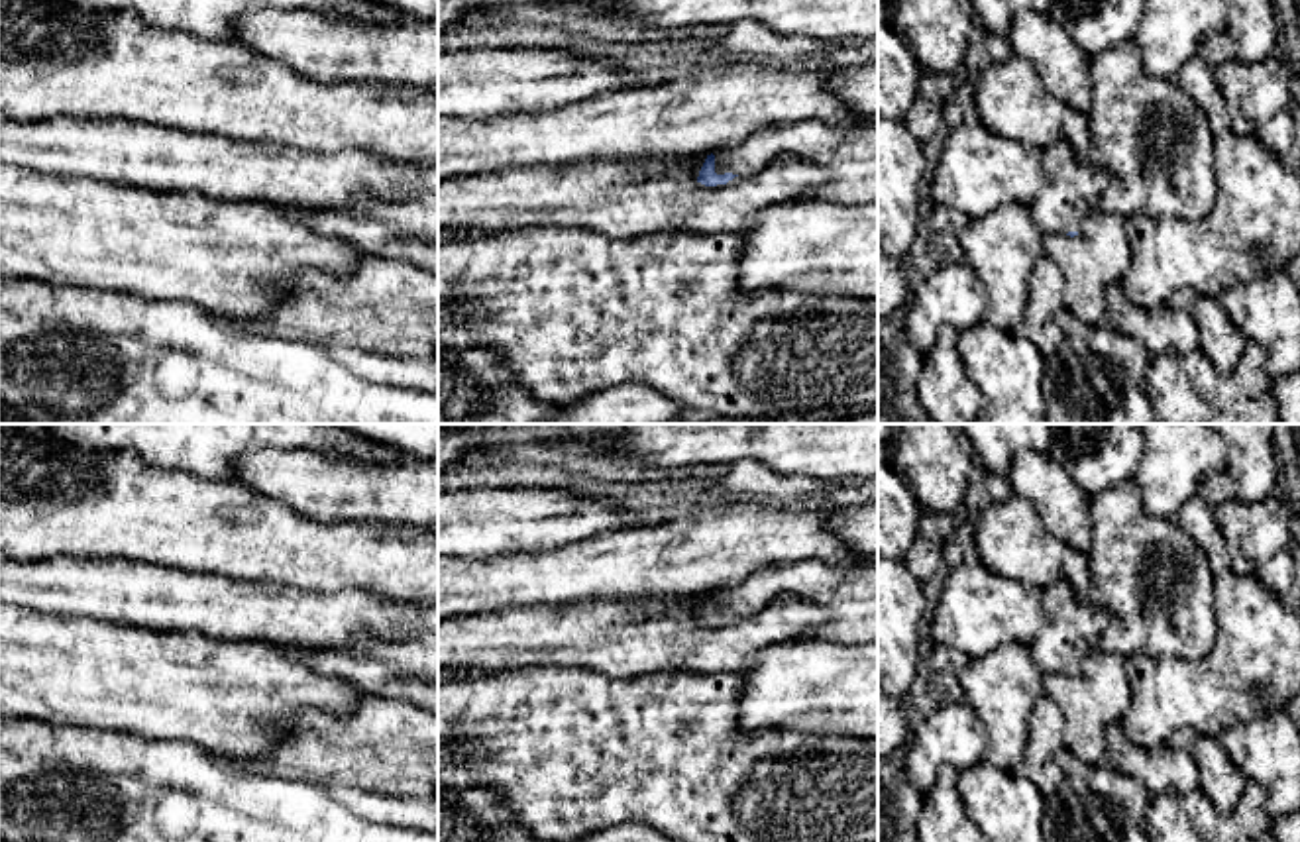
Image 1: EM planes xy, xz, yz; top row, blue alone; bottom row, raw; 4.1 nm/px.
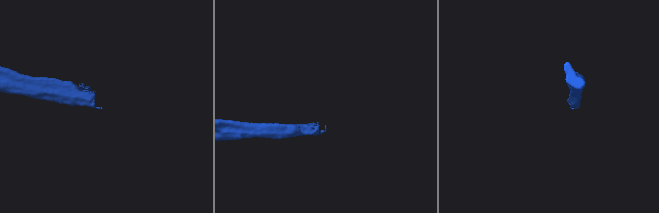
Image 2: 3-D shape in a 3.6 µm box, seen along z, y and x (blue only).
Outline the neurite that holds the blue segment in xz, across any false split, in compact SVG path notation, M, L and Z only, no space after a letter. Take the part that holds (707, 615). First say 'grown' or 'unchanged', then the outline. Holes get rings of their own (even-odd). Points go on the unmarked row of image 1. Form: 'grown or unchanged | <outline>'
grown | M878 559L856 565L799 561L758 571L740 585L707 595L697 622L727 624L734 616L756 614L782 597L827 610L829 622L807 630L801 638L805 642L878 642Z

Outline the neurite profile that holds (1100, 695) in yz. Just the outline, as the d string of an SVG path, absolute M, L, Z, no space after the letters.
M1088 642L1078 644L1080 671L1070 675L1045 675L1045 697L1056 703L1064 714L1064 748L1084 763L1104 763L1108 754L1106 728L1121 722L1131 709L1131 675L1125 659Z

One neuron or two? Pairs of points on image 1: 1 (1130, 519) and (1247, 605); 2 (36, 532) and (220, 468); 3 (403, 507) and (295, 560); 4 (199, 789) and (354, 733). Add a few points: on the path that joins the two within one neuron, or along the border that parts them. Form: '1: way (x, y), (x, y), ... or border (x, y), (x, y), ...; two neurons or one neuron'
1: border (1214, 578), (1214, 617), (1218, 627); two neurons
2: border (154, 466), (183, 470), (203, 477), (232, 479); two neurons
3: border (324, 523), (372, 521), (417, 528); two neurons
4: border (232, 760), (250, 770), (297, 782); two neurons

